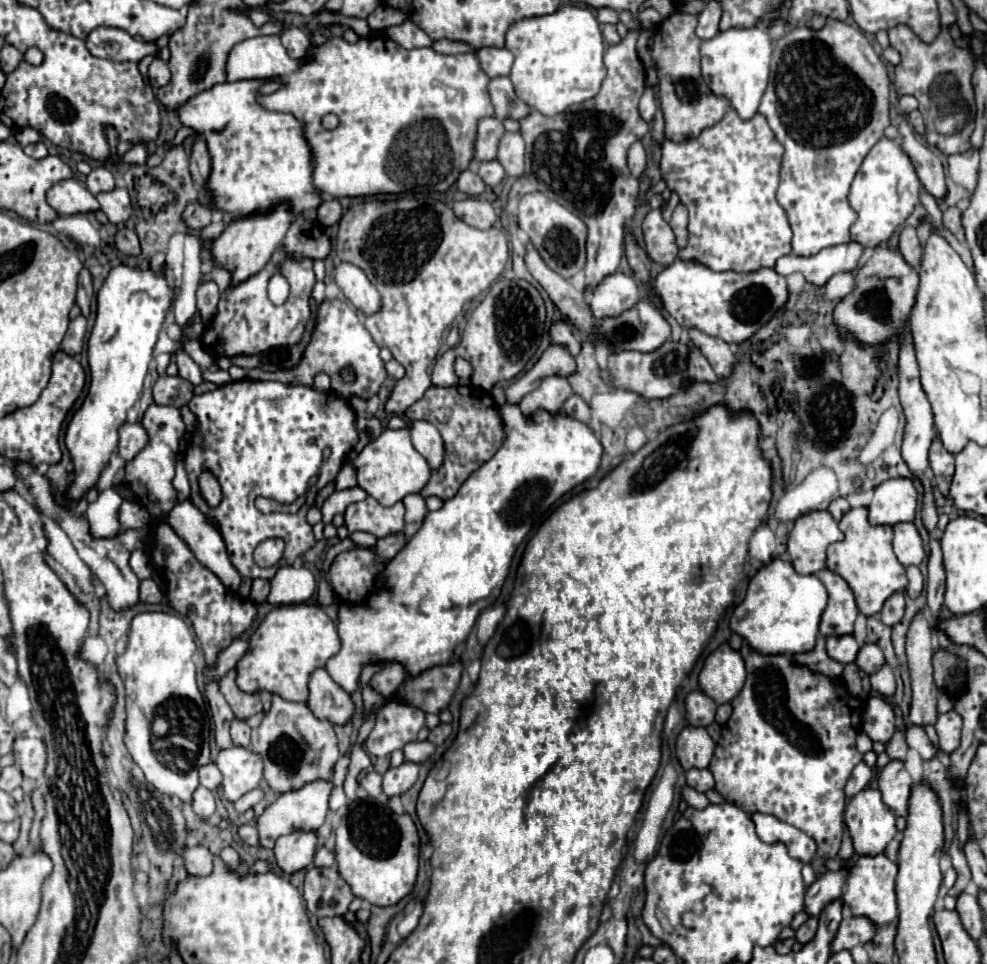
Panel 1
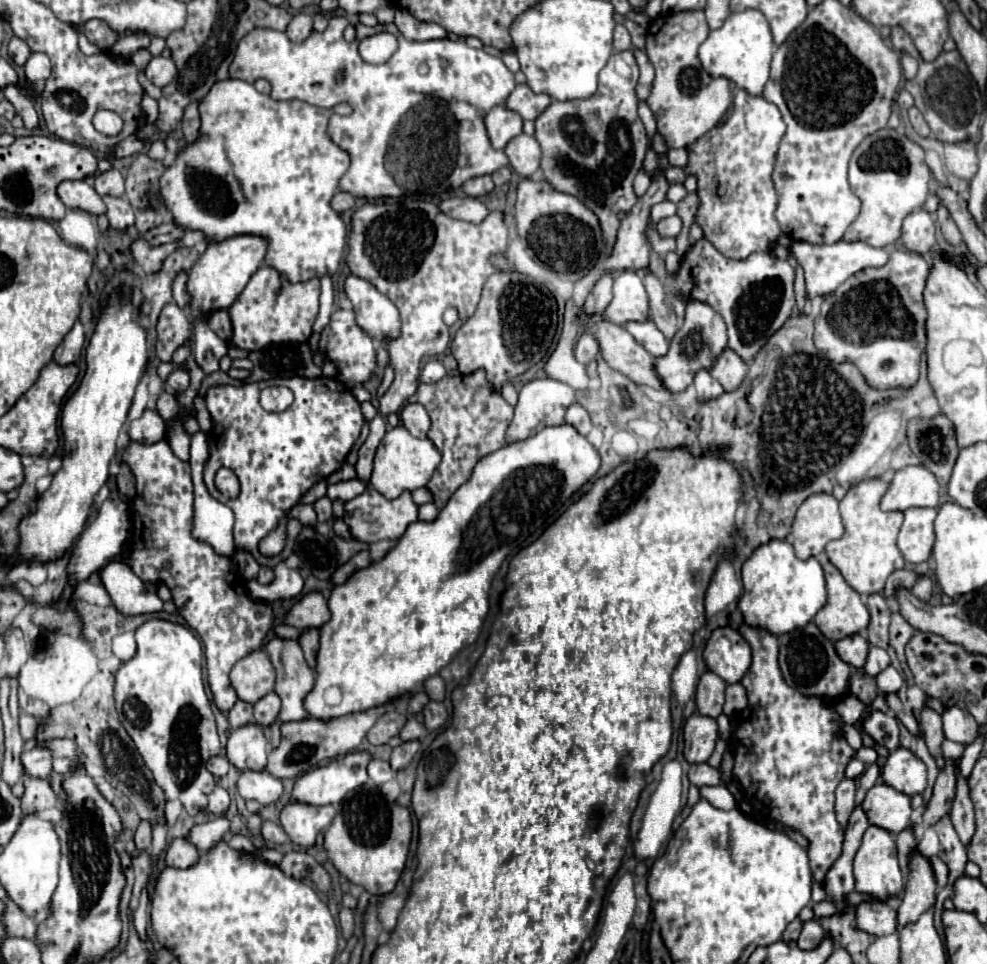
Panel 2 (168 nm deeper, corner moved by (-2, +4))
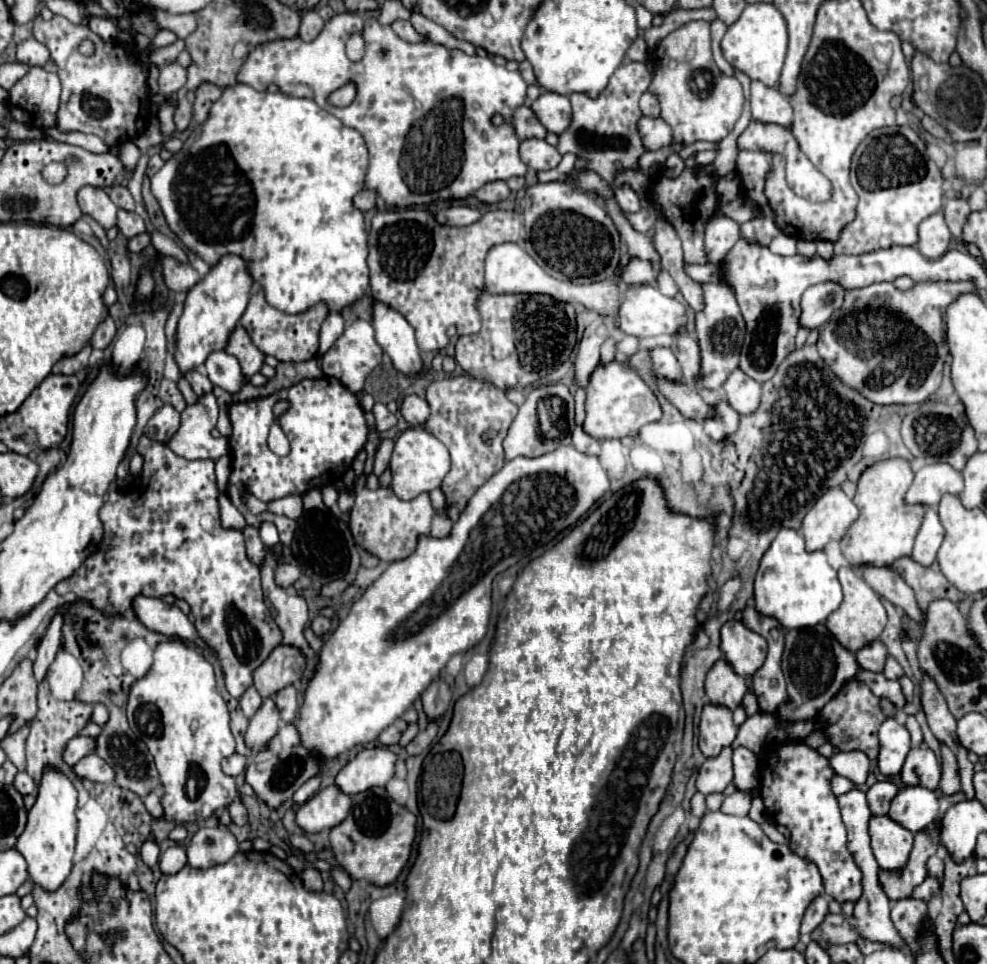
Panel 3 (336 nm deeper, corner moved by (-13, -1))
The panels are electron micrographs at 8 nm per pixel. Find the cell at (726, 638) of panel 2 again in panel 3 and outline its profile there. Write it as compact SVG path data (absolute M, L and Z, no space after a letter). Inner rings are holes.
M733 619L721 627L721 651L737 675L749 677L765 663L767 645L761 635Z

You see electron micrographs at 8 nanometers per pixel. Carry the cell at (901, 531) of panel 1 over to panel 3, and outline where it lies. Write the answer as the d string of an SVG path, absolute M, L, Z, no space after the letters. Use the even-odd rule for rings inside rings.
M929 507L925 511L925 519L923 519L923 525L915 537L915 547L913 547L913 559L925 567L933 565L935 563L935 557L937 557L937 551L943 543L943 537L945 537L945 529L939 521L939 515L937 515L937 509Z

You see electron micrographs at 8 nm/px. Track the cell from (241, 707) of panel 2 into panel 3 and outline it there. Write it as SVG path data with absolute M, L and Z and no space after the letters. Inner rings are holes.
M249 687L245 691L245 695L239 699L239 705L241 705L241 711L245 713L245 717L251 719L257 713L257 709L263 705L263 699L261 699L261 695L253 687Z

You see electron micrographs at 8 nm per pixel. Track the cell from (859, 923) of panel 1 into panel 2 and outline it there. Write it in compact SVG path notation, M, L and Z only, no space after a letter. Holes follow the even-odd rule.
M860 904L856 908L856 918L858 918L858 928L874 934L874 936L886 936L896 932L896 910L886 904Z

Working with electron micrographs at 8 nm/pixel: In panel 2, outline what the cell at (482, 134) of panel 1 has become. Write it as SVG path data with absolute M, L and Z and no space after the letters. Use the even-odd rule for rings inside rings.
M496 106L486 114L486 130L494 148L504 148L514 136L522 134L522 118L506 106Z

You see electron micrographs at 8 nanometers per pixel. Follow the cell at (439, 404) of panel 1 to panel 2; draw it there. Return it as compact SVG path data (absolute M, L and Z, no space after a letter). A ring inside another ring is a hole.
M482 370L472 374L444 376L434 384L420 384L416 394L410 396L410 402L420 402L432 420L428 438L434 440L436 448L440 450L442 462L426 486L432 492L438 510L442 510L450 496L470 478L476 462L506 444L504 432L514 408L488 384Z

